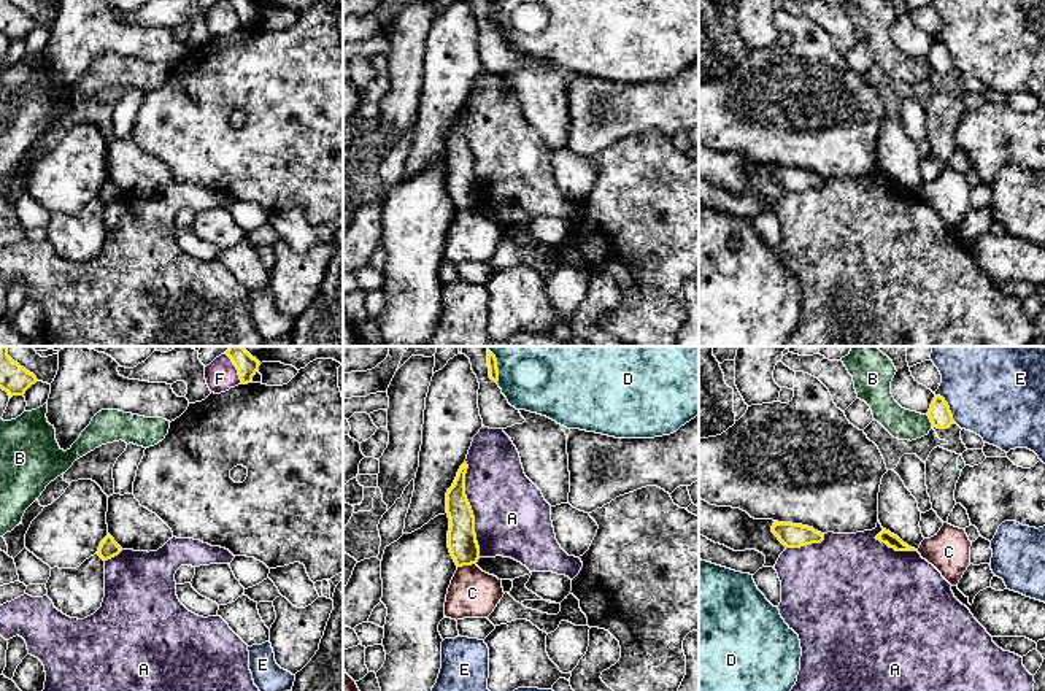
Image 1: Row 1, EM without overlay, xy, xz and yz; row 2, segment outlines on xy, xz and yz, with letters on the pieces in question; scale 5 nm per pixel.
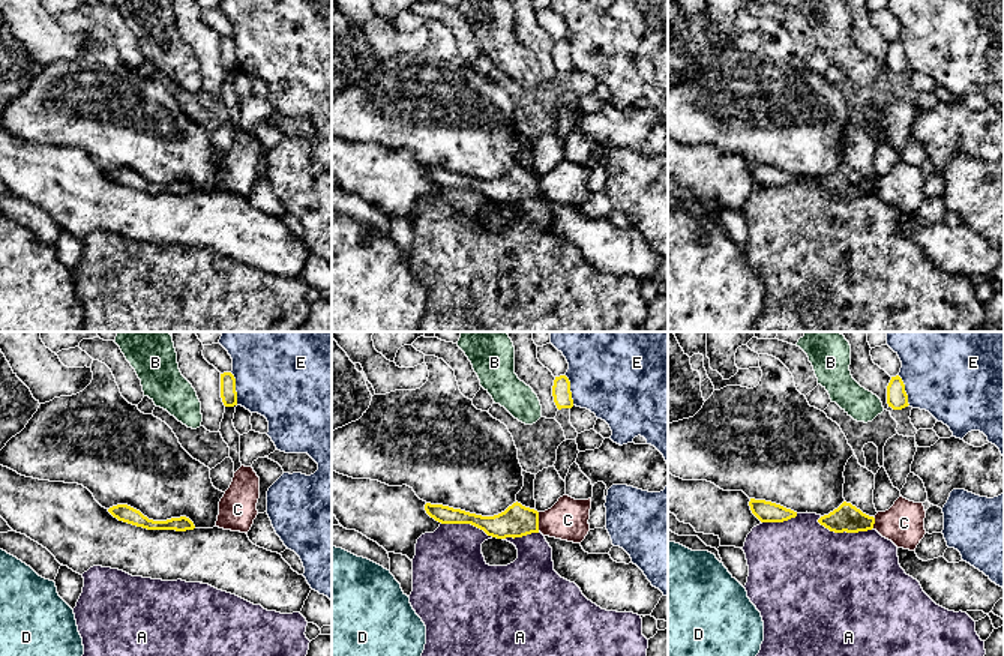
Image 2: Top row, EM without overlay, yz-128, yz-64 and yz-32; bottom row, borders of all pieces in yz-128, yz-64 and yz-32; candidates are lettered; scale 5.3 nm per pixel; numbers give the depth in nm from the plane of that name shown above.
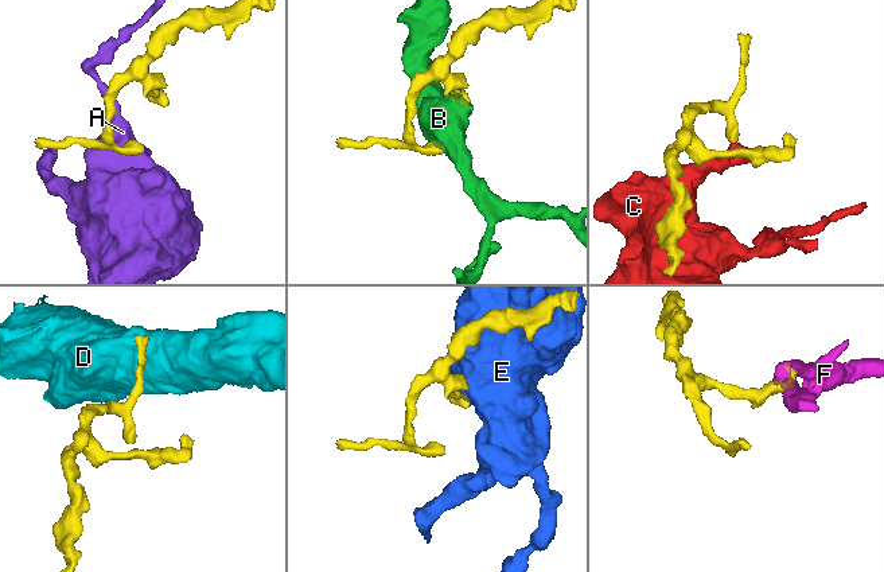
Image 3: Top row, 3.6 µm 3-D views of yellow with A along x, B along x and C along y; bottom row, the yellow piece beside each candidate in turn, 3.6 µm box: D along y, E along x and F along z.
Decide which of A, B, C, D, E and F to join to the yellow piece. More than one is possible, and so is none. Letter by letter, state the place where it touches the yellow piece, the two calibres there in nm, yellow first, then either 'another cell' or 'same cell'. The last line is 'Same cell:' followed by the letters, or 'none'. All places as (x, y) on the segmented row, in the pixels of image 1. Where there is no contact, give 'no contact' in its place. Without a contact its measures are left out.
A: meets yellow in xz at (470, 509); 150 nm thick on the yellow side, 380 nm on the other; another cell
B: meets yellow in yz at (929, 418); 120 nm thick on the yellow side, 160 nm on the other; another cell
C: meets yellow in xz at (466, 564); 150 nm thick on the yellow side, 240 nm on the other; another cell
D: meets yellow in xz at (496, 366); 50 nm thick on the yellow side, 480 nm on the other; another cell
E: meets yellow in yz at (948, 407); 120 nm thick on the yellow side, 500 nm on the other; another cell
F: meets yellow in xy at (235, 366); 110 nm thick on the yellow side, 160 nm on the other; another cell
Same cell: none

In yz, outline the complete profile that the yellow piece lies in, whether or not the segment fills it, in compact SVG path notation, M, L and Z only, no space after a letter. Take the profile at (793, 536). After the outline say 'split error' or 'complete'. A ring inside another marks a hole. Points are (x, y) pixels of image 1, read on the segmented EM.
M775 521L772 532L786 548L800 548L812 543L821 543L824 540L824 535L813 527L792 523Z | complete

